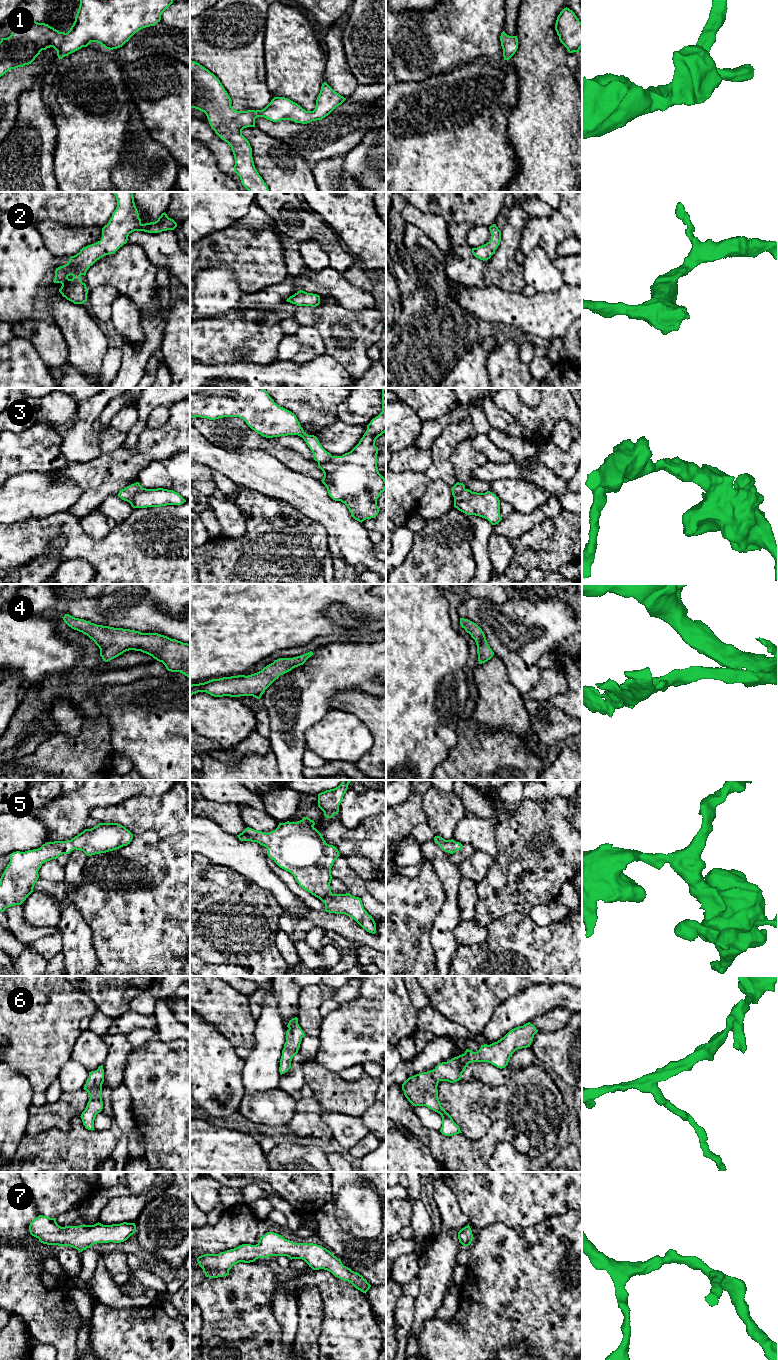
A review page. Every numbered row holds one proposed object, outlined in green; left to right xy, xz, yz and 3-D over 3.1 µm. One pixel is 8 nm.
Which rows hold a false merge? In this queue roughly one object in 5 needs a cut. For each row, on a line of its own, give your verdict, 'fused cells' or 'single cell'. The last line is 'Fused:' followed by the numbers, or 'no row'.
1: single cell
2: single cell
3: fused cells
4: single cell
5: single cell
6: single cell
7: single cell
Fused: 3

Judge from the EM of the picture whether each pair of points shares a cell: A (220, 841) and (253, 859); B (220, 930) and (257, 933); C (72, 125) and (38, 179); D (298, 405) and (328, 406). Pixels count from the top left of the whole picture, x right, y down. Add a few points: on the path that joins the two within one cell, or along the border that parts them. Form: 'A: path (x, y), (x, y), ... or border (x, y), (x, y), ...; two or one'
A: path (228, 849), (236, 855), (245, 857); one
B: path (229, 930), (242, 930), (248, 933); one
C: border (57, 132), (54, 148), (55, 178); two
D: path (305, 405), (321, 406); one

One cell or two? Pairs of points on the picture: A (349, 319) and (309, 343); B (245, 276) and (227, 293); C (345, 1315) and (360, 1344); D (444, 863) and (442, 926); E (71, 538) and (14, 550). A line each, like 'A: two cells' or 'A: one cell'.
A: two cells
B: two cells
C: one cell
D: one cell
E: one cell

